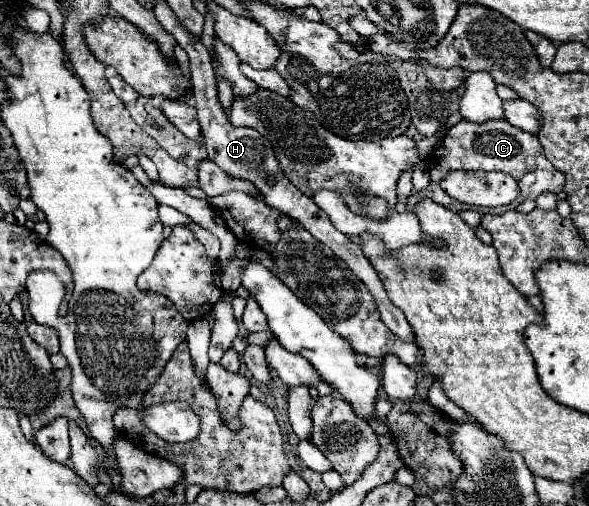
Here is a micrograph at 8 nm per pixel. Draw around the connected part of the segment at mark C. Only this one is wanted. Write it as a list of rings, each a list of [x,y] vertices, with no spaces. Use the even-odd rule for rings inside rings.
[[[460,120],[456,126],[452,126],[446,132],[446,136],[436,146],[434,162],[436,164],[428,164],[430,186],[424,188],[422,192],[414,192],[408,198],[408,204],[412,204],[412,200],[422,200],[422,198],[428,196],[428,198],[432,198],[438,204],[448,206],[452,212],[458,212],[458,210],[475,210],[482,214],[504,214],[508,210],[515,210],[522,200],[526,200],[526,198],[534,200],[534,198],[538,198],[546,190],[560,192],[564,188],[564,182],[566,182],[564,172],[556,170],[550,164],[550,160],[544,156],[540,140],[534,134],[528,134],[528,132],[524,132],[524,130],[508,124],[508,120],[488,120],[484,124]],[[454,170],[474,170],[474,172],[476,170],[480,170],[480,172],[498,170],[498,172],[506,172],[506,174],[510,174],[518,182],[520,196],[508,205],[496,207],[473,206],[459,202],[458,200],[454,200],[454,198],[450,198],[440,188],[442,178],[448,172],[454,172]]]

